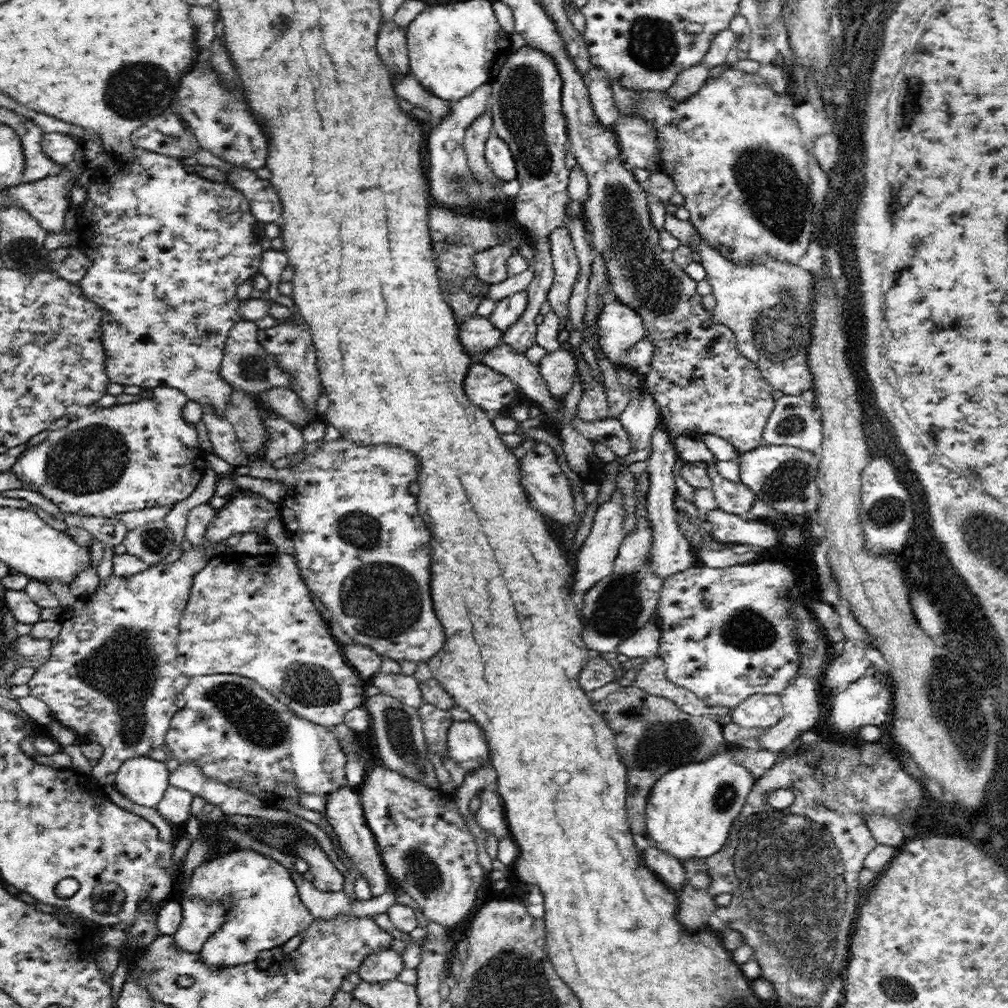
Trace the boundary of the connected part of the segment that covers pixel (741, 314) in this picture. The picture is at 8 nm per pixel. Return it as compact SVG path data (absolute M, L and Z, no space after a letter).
M704 239L696 249L701 254L701 264L707 275L705 279L713 288L717 303L713 308L715 318L729 326L737 338L741 353L749 358L763 373L763 377L785 395L801 397L806 390L813 388L813 377L809 372L807 348L811 339L810 302L812 298L813 275L798 266L787 265L774 260L749 268L735 267L726 261Z

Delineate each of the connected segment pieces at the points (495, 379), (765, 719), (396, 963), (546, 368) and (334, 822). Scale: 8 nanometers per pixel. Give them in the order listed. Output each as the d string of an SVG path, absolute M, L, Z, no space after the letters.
M476 363L470 367L465 391L470 403L493 420L508 415L510 404L516 397L511 378L486 363Z
M755 694L737 708L731 710L730 721L738 728L767 728L774 726L783 717L780 696Z
M392 949L385 953L373 954L358 973L361 979L370 985L384 985L398 981L404 967L404 958Z
M558 349L549 351L540 363L539 371L546 381L548 391L559 402L566 398L566 394L570 394L576 381L580 381L576 362L570 349Z
M346 787L337 793L325 794L325 796L327 800L326 820L333 827L336 841L341 850L351 859L351 862L360 872L359 875L368 884L372 897L384 895L395 884L395 881L392 880L384 859L381 857L376 835L367 825L360 793L351 787Z

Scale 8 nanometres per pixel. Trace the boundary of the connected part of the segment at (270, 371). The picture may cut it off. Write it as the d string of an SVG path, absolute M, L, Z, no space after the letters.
M241 318L232 325L225 342L223 359L220 364L220 377L236 391L244 391L258 397L266 390L273 388L290 389L297 392L294 377L280 364L274 354L259 341L259 330L256 320Z

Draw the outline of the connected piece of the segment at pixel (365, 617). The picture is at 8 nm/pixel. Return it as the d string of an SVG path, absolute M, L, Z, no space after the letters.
M203 414L202 420L208 428L214 453L229 463L233 469L248 466L248 470L250 470L248 476L250 478L270 480L270 482L277 482L280 486L284 486L283 499L276 504L277 512L287 537L294 543L294 550L296 551L294 555L299 562L302 580L308 585L313 595L318 596L331 616L341 625L342 630L352 638L354 644L368 646L380 653L380 656L400 664L406 661L424 664L441 652L442 647L446 644L446 634L444 634L444 628L442 628L442 624L436 616L434 602L432 602L432 588L430 588L430 584L432 584L432 544L430 544L432 542L432 532L426 528L426 522L422 520L422 514L418 512L418 498L410 494L410 484L418 480L420 470L422 470L418 454L414 454L414 452L410 452L402 446L392 446L388 443L362 446L360 443L352 442L340 436L338 439L325 441L314 453L305 454L298 464L290 464L286 468L274 468L273 462L268 461L264 454L250 454L241 448L234 430L226 418L211 418L209 414Z

